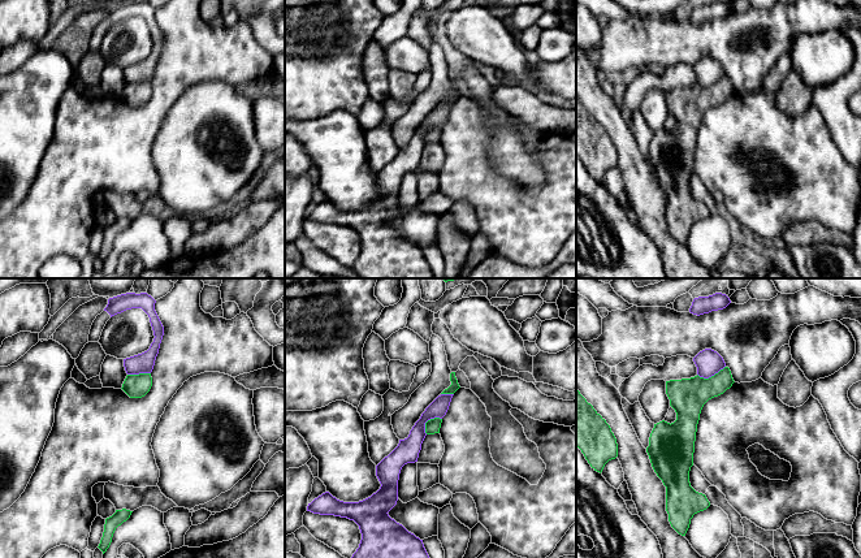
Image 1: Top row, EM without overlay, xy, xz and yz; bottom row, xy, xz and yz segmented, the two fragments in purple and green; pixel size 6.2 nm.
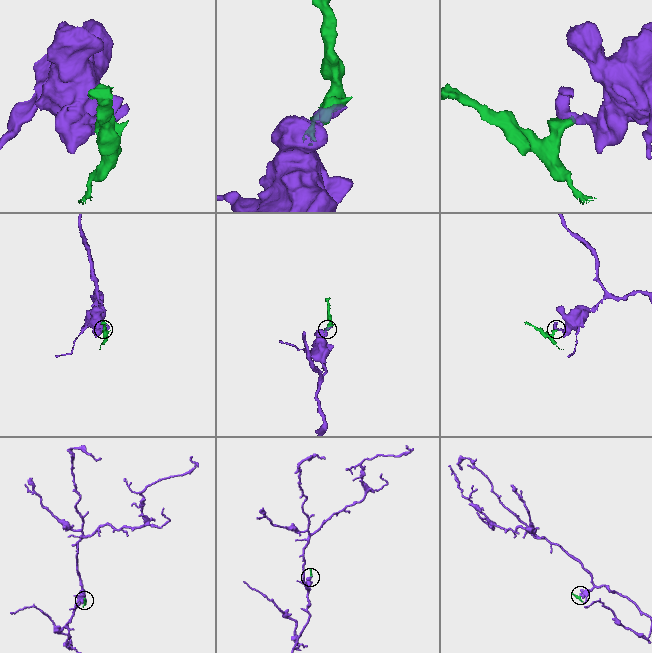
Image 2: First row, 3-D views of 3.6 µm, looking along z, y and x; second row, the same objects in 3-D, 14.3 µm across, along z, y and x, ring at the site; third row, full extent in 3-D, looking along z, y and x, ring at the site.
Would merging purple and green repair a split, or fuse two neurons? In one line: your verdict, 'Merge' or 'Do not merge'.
Do not merge

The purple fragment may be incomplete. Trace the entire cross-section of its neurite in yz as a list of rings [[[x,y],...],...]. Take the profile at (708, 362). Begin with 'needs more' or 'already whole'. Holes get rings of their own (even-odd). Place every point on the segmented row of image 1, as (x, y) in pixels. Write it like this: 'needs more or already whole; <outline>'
already whole; [[[711,349],[700,351],[693,358],[693,362],[697,367],[697,375],[704,379],[714,376],[726,367],[723,358]]]

